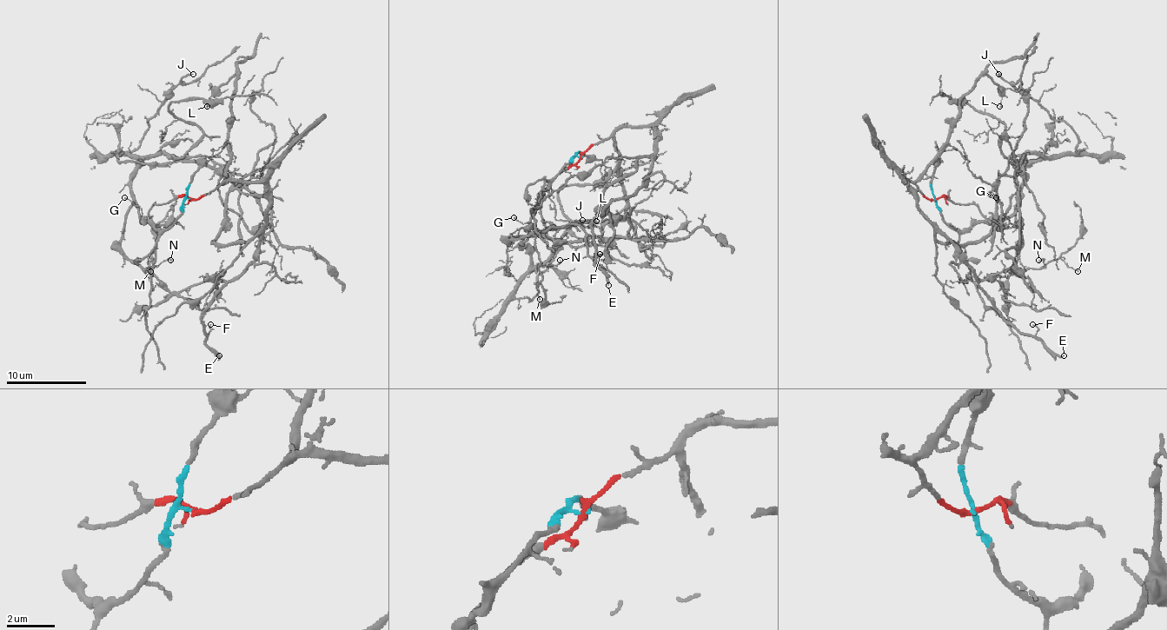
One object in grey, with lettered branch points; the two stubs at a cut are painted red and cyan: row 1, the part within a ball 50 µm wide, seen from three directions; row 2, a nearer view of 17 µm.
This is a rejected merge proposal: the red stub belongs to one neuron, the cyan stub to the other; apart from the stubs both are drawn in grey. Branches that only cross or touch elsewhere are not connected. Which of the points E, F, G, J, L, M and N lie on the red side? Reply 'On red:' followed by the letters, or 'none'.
On red: E, F, L

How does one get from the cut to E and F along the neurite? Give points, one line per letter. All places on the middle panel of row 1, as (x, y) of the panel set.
E: (580, 156), (622, 127), (648, 127), (659, 136), (648, 176), (593, 222), (594, 264), (608, 285)
F: (580, 156), (622, 127), (648, 127), (659, 136), (648, 176), (593, 222), (600, 255)

